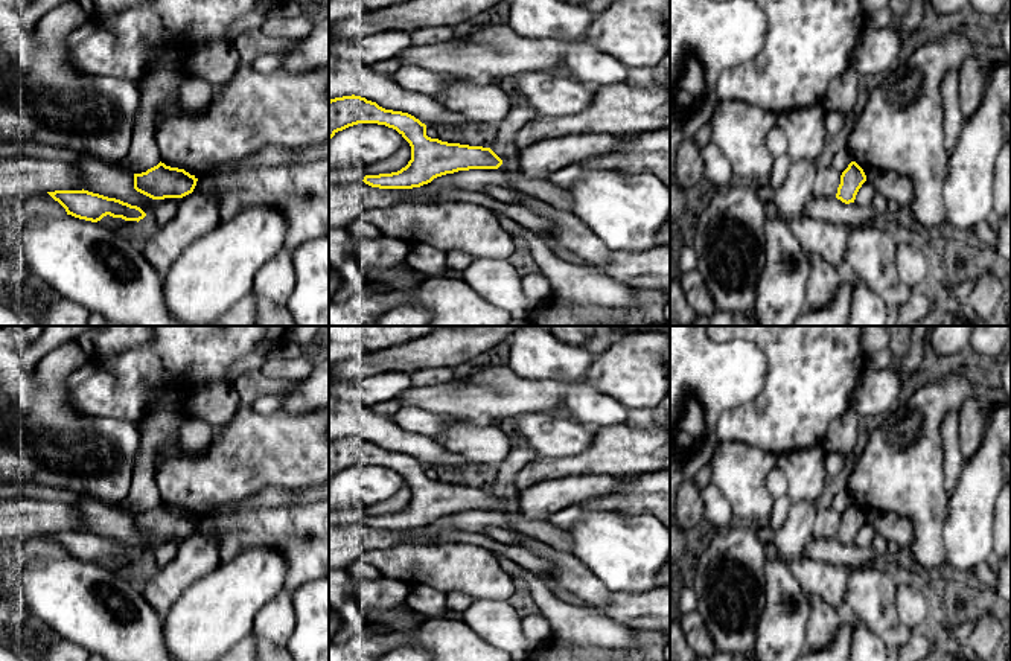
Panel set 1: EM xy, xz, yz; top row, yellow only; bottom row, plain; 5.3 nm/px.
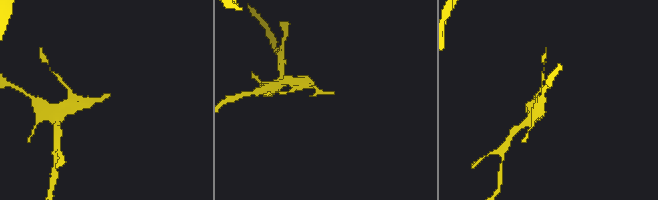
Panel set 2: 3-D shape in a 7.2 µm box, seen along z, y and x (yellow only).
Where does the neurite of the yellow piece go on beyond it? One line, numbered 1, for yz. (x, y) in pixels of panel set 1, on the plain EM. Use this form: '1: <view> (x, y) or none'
1: none

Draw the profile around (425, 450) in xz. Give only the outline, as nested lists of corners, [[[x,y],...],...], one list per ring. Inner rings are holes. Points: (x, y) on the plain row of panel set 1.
[[[329,398],[329,442],[361,437],[379,448],[414,457],[426,468],[461,469],[474,466],[467,458],[442,448],[432,437],[402,429],[367,405],[344,404]]]

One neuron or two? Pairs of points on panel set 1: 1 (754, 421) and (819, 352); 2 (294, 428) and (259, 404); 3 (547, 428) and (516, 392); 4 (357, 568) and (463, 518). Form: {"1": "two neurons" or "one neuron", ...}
{"1": "one neuron", "2": "two neurons", "3": "two neurons", "4": "two neurons"}

